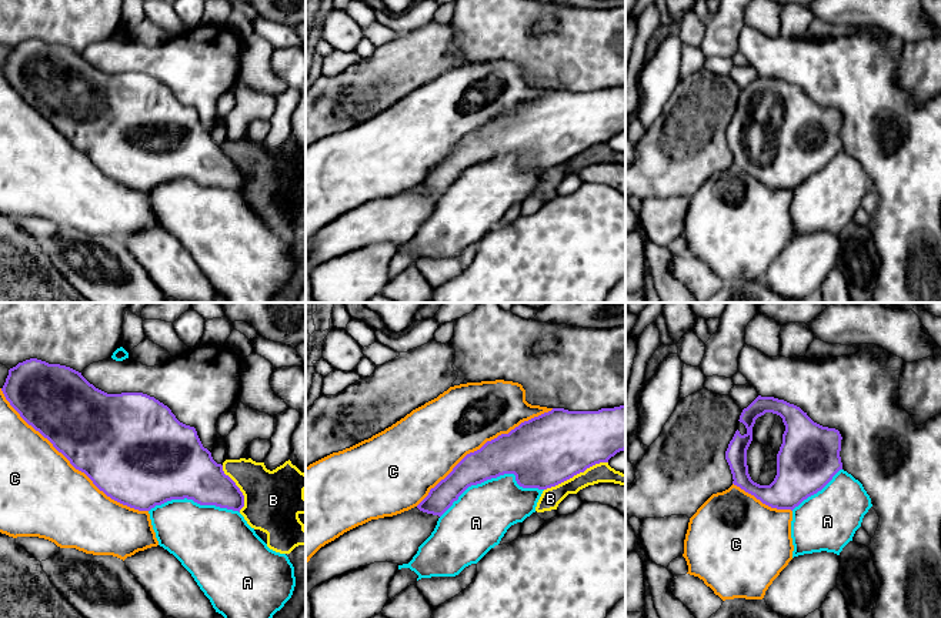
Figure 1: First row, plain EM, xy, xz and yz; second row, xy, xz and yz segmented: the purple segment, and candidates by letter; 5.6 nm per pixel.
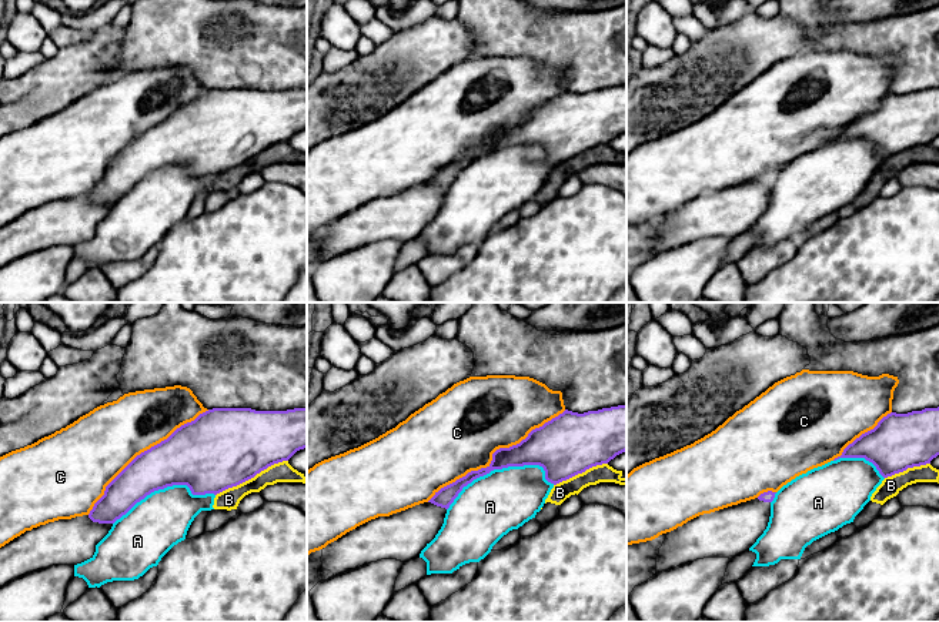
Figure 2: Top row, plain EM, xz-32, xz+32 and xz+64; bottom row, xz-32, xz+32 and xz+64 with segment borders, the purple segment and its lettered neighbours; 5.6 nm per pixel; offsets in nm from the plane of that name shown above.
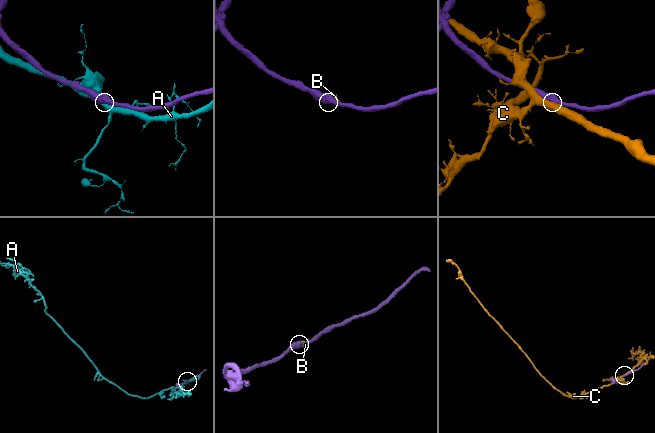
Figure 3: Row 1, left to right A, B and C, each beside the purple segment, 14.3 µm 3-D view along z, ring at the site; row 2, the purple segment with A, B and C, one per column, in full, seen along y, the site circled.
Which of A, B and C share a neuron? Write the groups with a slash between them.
A / B / C

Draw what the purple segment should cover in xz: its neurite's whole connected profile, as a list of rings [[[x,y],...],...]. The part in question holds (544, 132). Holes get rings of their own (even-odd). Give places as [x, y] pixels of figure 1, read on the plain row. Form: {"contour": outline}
{"contour": [[[625,86],[598,91],[553,88],[467,134],[444,160],[430,170],[417,188],[441,197],[468,167],[504,154],[514,154],[517,164],[523,168],[547,170],[595,144],[608,143],[611,137],[624,130]]]}

